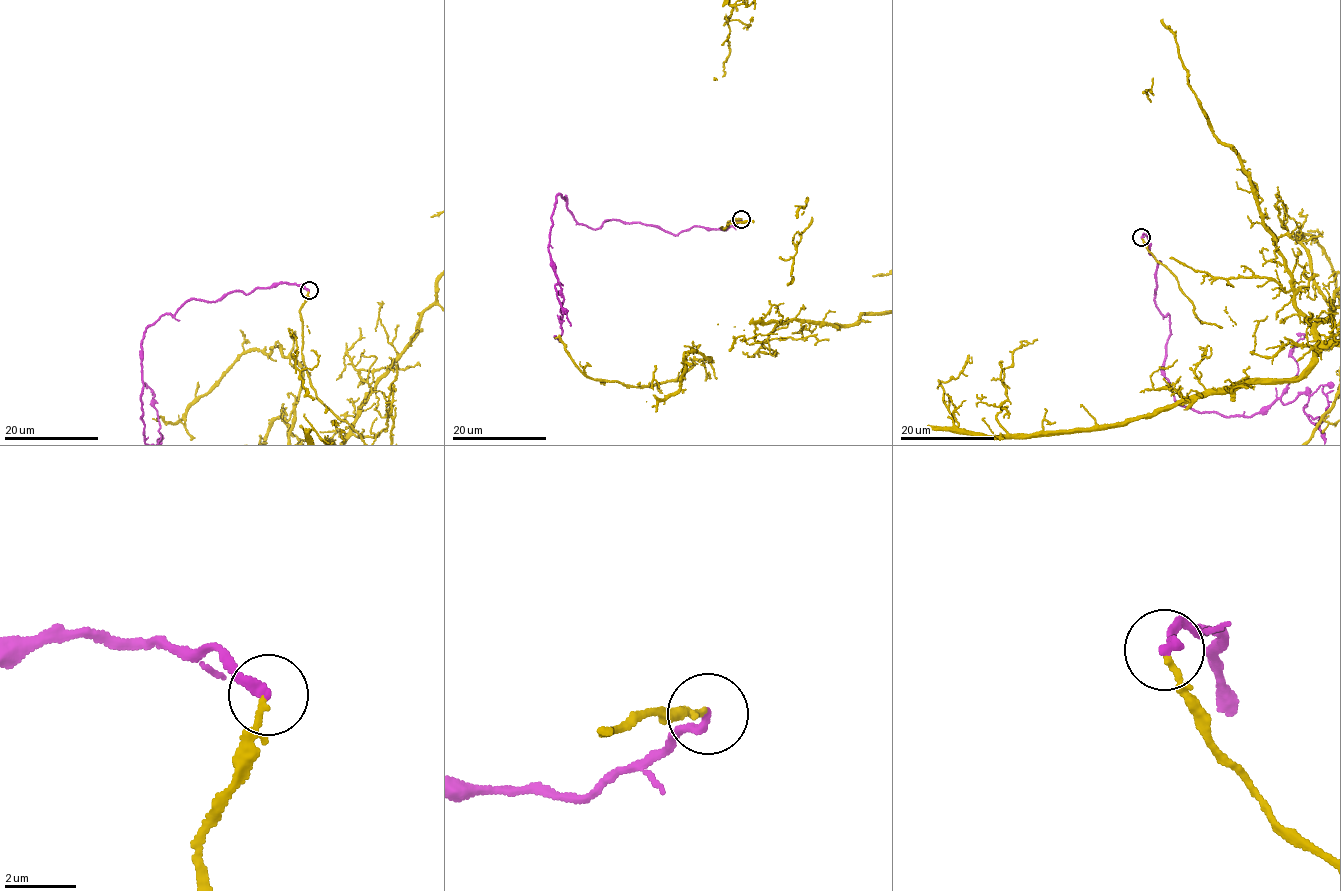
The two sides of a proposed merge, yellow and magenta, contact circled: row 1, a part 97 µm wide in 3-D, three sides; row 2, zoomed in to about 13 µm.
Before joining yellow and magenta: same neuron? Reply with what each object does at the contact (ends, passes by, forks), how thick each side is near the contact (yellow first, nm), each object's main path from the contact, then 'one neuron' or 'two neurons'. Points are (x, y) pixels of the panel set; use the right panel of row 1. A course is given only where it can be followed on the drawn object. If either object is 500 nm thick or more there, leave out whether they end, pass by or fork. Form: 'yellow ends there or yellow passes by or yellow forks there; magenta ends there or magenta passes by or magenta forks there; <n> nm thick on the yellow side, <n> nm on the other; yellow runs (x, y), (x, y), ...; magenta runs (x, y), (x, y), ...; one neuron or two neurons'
yellow ends there; magenta ends there; 150 nm thick on the yellow side, 240 nm on the other; yellow runs (1141, 238), (1201, 321), (1264, 325), (1312, 365), (1001, 437); magenta runs (1141, 237), (1161, 262), (1165, 378), (1181, 405), (1248, 416), (1304, 393), (1313, 419), (1323, 388); two neurons

